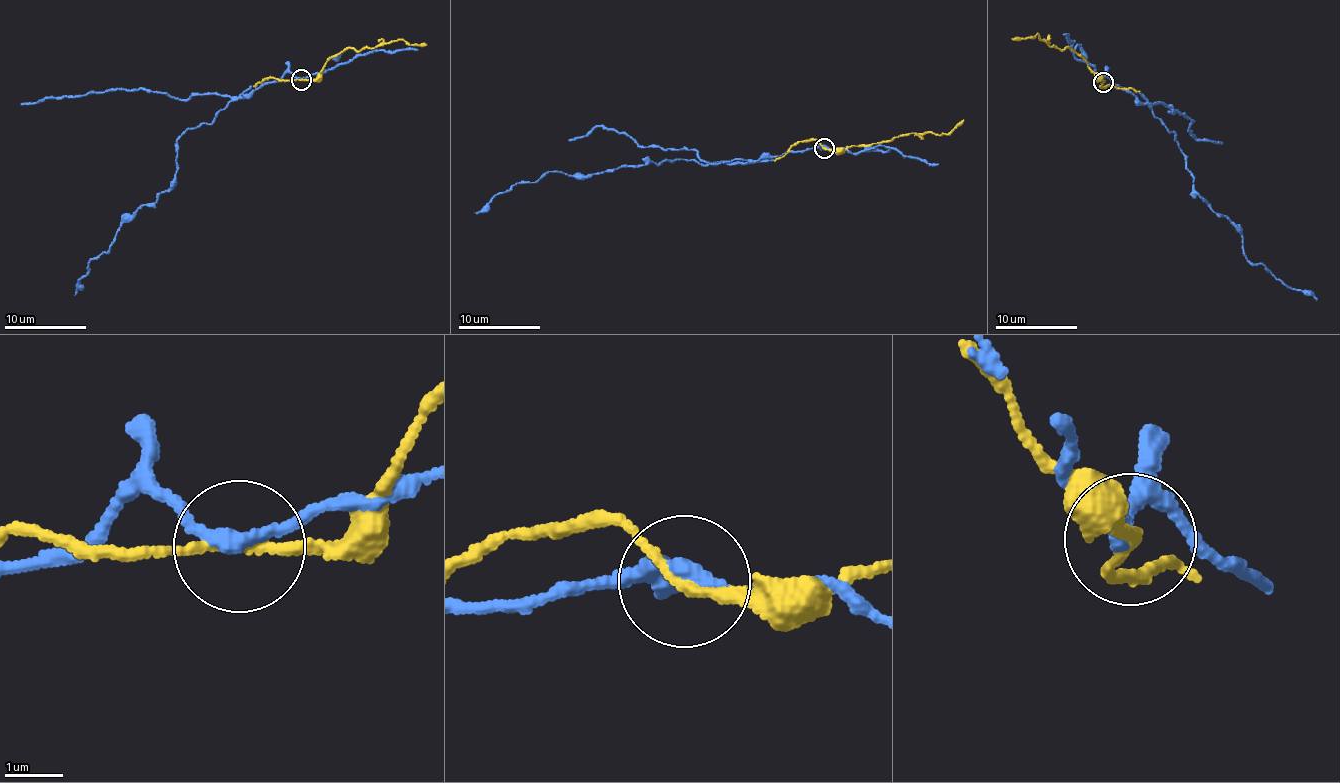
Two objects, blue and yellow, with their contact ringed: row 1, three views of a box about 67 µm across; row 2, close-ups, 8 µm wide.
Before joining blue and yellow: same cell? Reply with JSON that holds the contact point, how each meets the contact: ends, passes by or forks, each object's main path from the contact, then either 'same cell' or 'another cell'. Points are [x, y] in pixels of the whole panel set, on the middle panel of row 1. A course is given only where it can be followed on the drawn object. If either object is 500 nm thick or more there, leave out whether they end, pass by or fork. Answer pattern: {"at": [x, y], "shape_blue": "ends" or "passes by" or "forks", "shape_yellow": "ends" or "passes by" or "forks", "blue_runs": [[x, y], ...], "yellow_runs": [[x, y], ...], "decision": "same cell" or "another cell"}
{"at": [824, 148], "shape_blue": "passes by", "shape_yellow": "passes by", "blue_runs": [[824, 148], [705, 165], [648, 161], [580, 175], [551, 172], [518, 183], [475, 213]], "yellow_runs": [[824, 148], [840, 150], [887, 142], [894, 137], [950, 134], [964, 119]], "decision": "same cell"}

